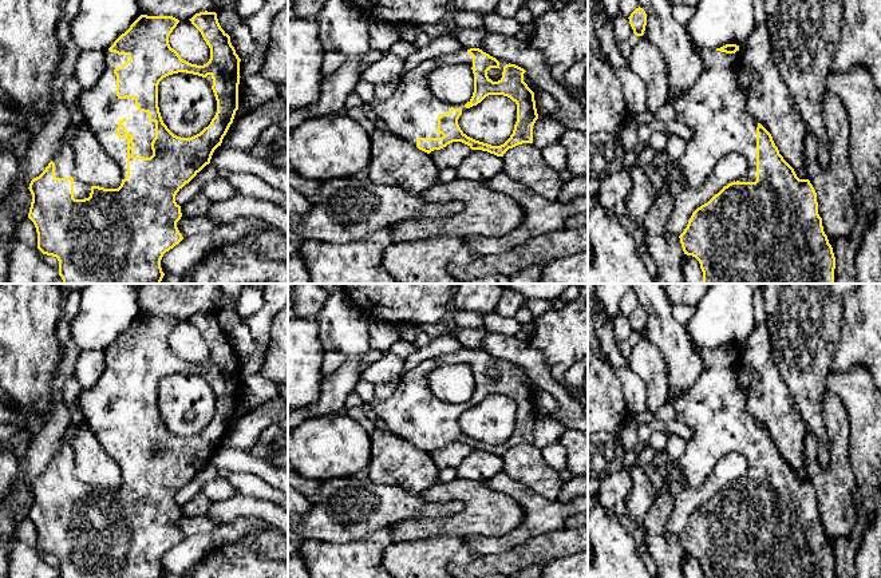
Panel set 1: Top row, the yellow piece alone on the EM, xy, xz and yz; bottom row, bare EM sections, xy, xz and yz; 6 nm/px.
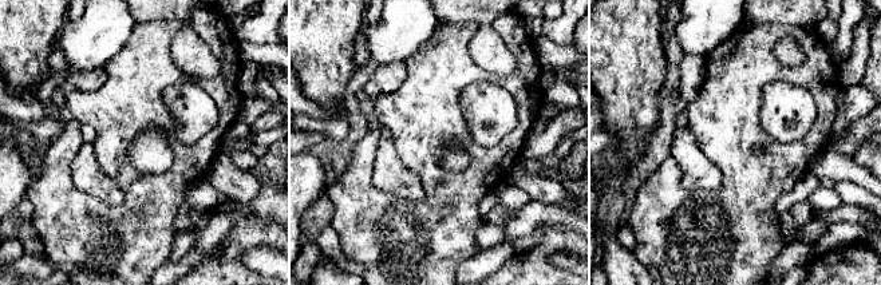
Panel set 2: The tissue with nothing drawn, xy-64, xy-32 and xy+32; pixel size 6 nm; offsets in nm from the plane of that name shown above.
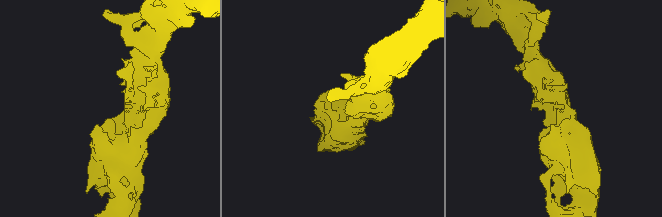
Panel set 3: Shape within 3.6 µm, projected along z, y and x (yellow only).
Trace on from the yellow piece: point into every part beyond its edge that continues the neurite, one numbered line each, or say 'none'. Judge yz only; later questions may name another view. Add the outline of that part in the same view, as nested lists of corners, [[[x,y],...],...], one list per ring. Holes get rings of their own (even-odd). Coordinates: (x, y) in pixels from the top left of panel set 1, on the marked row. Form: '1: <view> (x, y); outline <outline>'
1: yz (714, 107); outline [[[716,50],[698,52],[704,63],[704,72],[679,98],[669,100],[676,112],[676,120],[694,131],[686,153],[669,167],[686,178],[684,187],[699,187],[704,183],[714,166],[724,155],[740,154],[747,161],[747,173],[739,182],[756,181],[756,127],[758,122],[747,110],[747,90],[738,84],[736,72],[742,66],[740,54],[726,54]]]

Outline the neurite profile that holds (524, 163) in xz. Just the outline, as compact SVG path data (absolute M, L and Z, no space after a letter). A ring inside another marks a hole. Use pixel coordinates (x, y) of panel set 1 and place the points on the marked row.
M522 143L509 149L502 161L503 174L546 199L557 201L565 182L560 173L545 162L541 150L533 143Z

